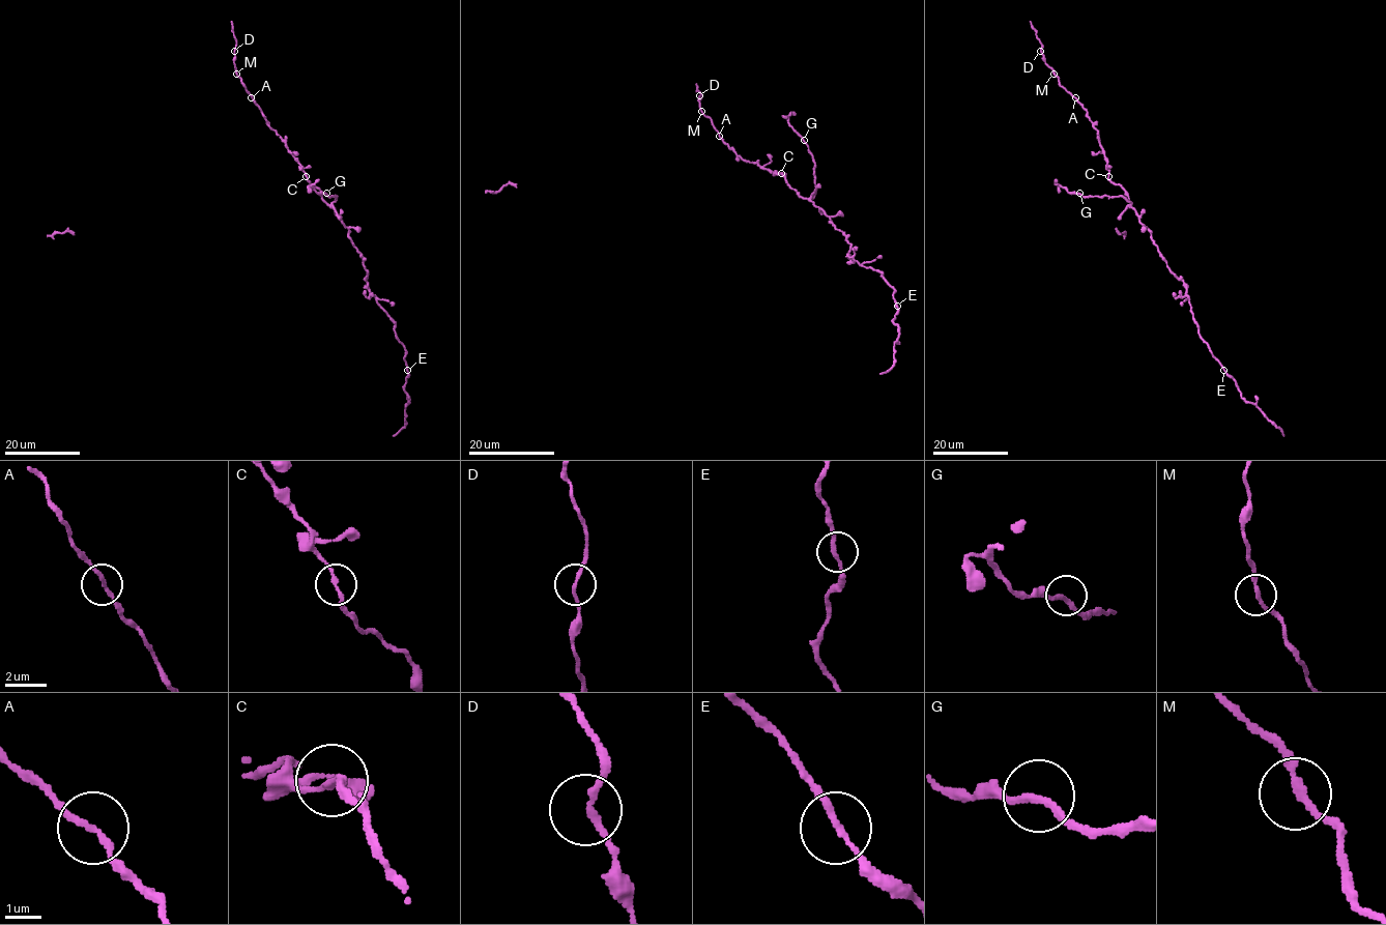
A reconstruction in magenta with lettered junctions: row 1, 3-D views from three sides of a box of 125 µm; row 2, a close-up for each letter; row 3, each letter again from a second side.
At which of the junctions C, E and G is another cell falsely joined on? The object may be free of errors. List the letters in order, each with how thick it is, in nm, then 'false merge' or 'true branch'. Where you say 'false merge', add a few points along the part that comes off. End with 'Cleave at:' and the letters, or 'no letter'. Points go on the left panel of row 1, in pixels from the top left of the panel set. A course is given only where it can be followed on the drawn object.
C: calibre 170 nm; true branch
E: calibre 170 nm; true branch
G: calibre 170 nm; true branch
Cleave at: no letter

